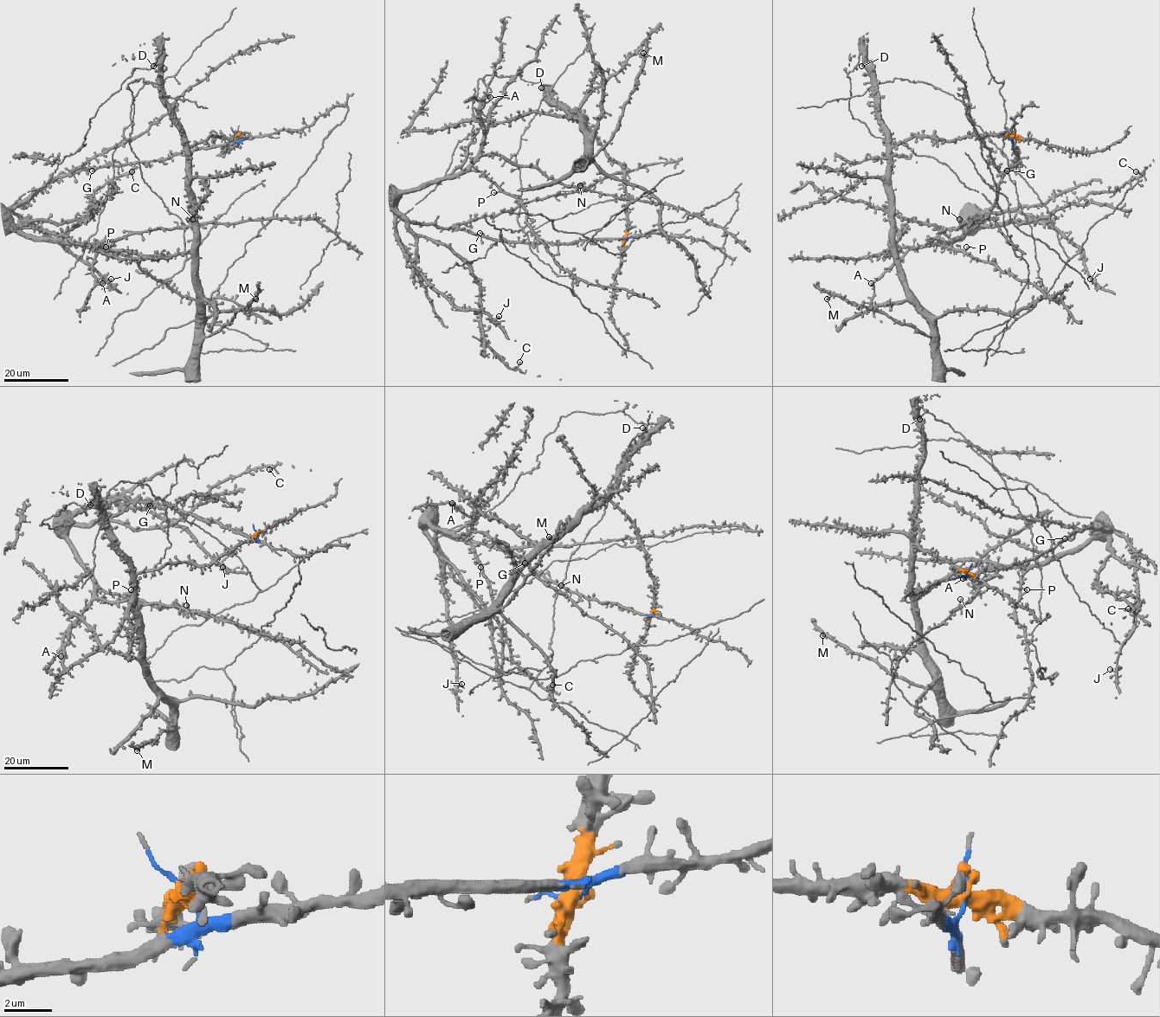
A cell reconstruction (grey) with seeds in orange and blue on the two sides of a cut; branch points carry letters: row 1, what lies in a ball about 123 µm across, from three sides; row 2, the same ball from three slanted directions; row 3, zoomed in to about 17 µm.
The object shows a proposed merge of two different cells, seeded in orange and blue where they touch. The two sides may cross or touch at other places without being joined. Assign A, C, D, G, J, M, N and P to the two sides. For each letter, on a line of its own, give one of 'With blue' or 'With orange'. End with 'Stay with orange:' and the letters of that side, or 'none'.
A: With blue
C: With blue
D: With orange
G: With blue
J: With blue
M: With orange
N: With blue
P: With blue
Stay with orange: D, M

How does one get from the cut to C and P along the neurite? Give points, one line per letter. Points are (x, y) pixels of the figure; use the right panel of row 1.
C: (1014, 135), (1016, 161), (1002, 173), (983, 224), (1048, 217), (1089, 193), (1121, 188), (1141, 176), (1135, 170)
P: (1014, 135), (1016, 164), (1002, 173), (996, 201), (958, 237), (945, 245), (964, 251), (966, 247)

